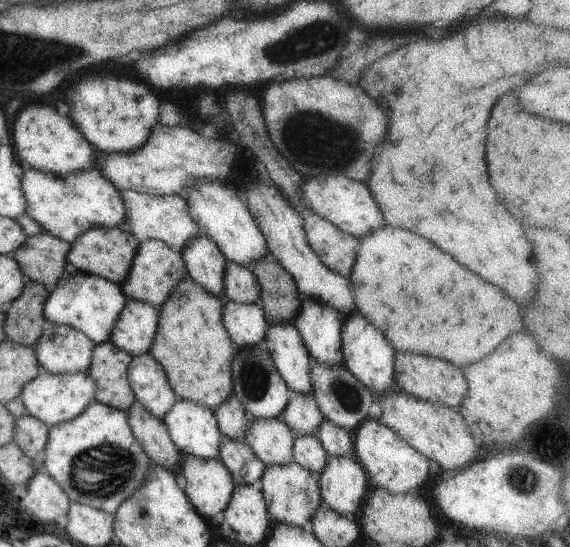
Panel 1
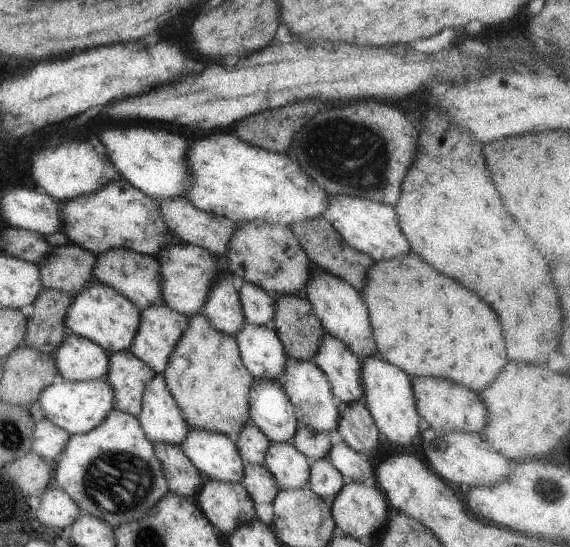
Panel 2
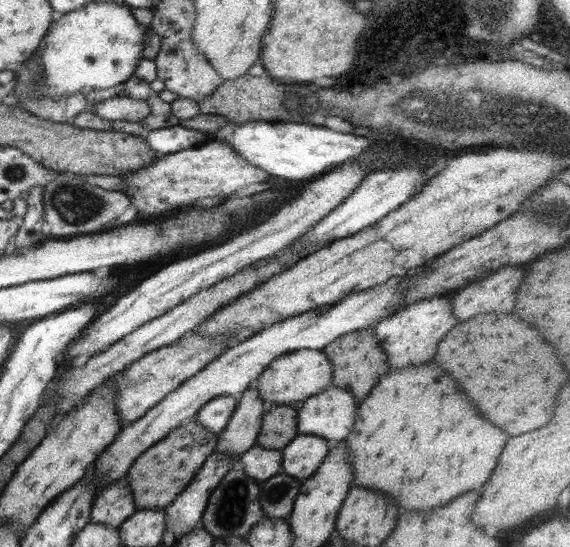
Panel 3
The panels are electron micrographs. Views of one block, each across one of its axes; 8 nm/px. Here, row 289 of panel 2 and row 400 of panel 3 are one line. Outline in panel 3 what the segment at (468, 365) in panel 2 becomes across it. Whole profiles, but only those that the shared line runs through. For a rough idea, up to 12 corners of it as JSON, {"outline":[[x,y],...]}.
{"outline":[[436,364],[386,372],[345,438],[400,512],[480,488],[508,436]]}

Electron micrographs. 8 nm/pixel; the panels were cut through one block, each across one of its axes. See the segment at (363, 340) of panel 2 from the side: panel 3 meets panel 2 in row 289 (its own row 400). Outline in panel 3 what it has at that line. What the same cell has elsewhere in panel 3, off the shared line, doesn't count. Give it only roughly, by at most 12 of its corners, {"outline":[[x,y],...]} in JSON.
{"outline":[[331,385],[297,406],[298,432],[344,441],[358,404]]}

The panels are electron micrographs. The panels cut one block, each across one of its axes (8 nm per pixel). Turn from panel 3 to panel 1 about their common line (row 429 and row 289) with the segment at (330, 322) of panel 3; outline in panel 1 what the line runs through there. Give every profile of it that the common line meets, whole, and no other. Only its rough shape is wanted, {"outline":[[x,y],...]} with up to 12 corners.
{"outline":[[139,243],[120,288],[160,307],[188,277],[182,253]]}

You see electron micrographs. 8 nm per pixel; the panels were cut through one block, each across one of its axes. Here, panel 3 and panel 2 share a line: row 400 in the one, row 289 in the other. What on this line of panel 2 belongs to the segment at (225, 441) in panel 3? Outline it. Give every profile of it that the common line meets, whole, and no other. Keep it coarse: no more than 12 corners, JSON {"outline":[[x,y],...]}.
{"outline":[[260,286],[238,290],[246,322],[267,325],[275,300]]}

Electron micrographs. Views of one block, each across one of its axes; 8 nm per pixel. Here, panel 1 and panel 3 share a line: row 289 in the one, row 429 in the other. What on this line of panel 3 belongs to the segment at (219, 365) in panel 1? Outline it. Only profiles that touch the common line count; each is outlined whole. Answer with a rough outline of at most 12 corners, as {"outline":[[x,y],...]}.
{"outline":[[188,420],[131,464],[136,508],[166,508],[215,452]]}

